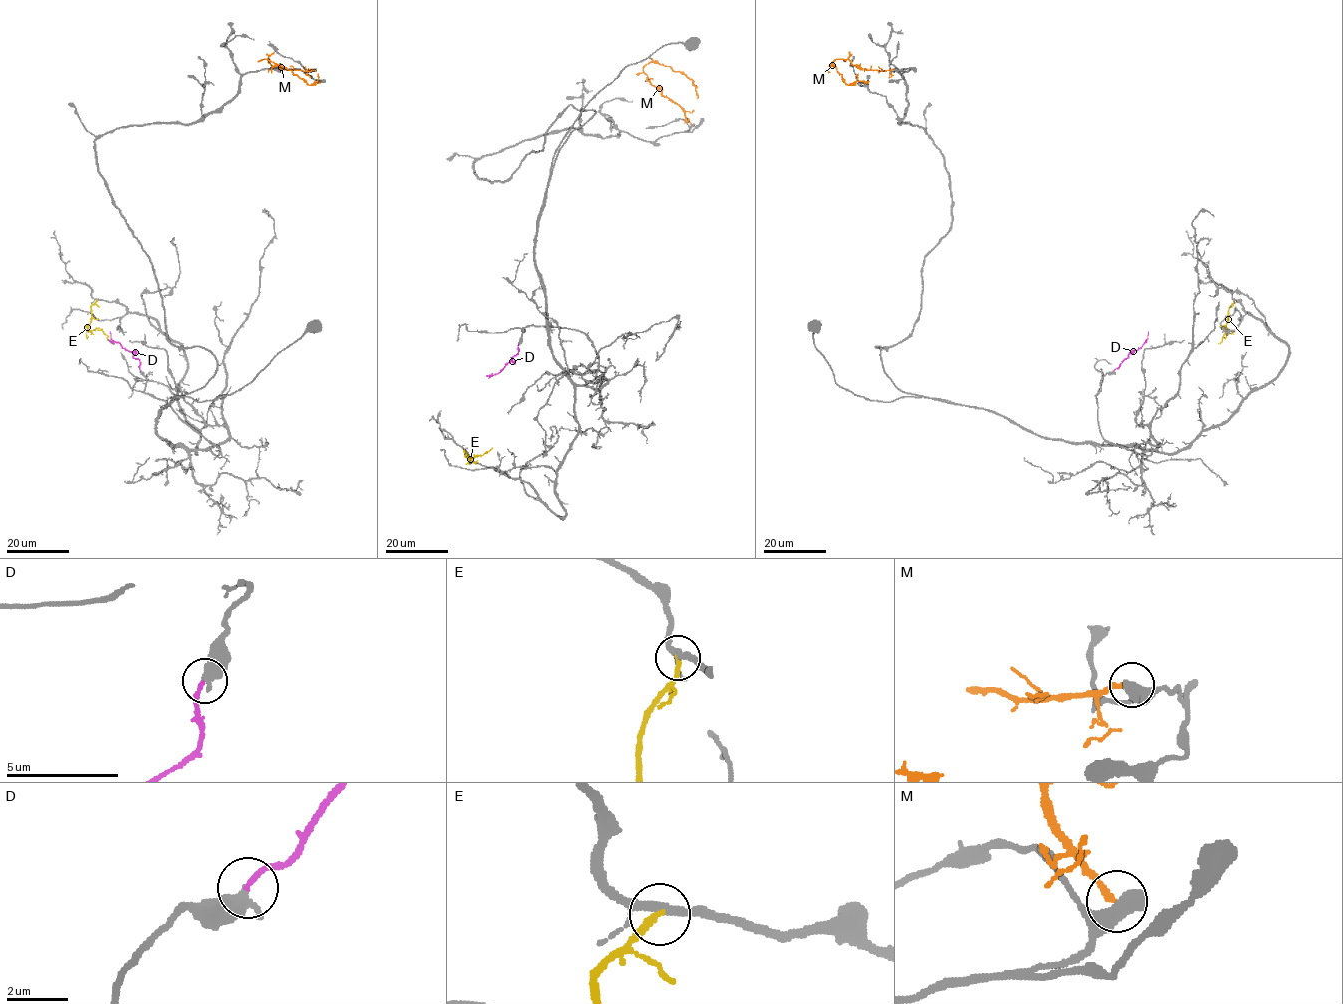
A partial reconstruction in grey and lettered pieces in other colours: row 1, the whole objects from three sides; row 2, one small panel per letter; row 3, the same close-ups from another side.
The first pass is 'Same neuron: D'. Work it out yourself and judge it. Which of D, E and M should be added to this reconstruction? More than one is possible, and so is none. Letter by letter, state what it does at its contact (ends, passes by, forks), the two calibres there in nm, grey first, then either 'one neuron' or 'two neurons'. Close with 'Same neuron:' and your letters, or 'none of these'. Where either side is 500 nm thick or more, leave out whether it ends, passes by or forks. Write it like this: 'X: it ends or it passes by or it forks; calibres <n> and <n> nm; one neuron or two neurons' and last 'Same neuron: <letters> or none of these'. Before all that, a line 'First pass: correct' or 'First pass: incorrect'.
First pass: correct
D: it ends; calibres 480 and 170 nm; one neuron
E: it ends; calibres 220 and 200 nm; two neurons
M: calibres 750 and 200 nm; two neurons
Same neuron: D

